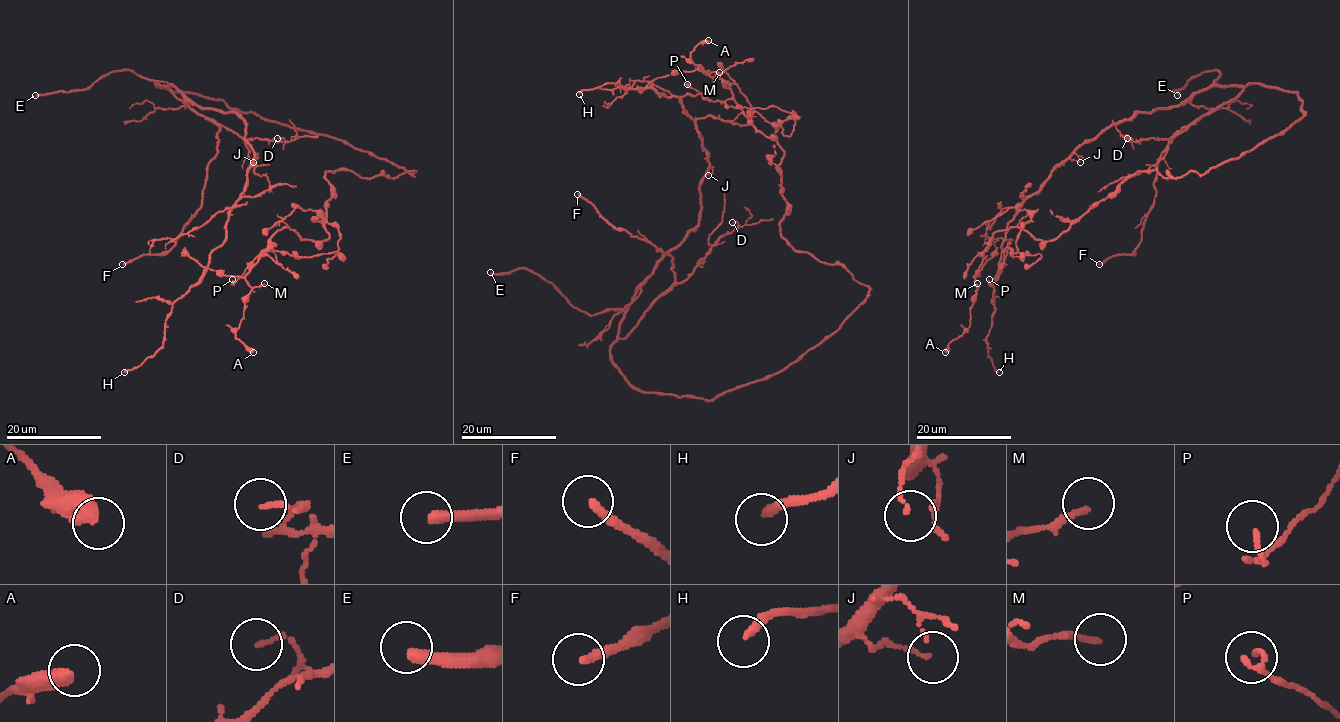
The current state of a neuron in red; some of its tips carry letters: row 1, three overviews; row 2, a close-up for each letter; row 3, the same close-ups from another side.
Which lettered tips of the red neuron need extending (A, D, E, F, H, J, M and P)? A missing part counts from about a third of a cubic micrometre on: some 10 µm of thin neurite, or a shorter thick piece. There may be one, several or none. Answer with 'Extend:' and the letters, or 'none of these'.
Extend: E, F, H, M

